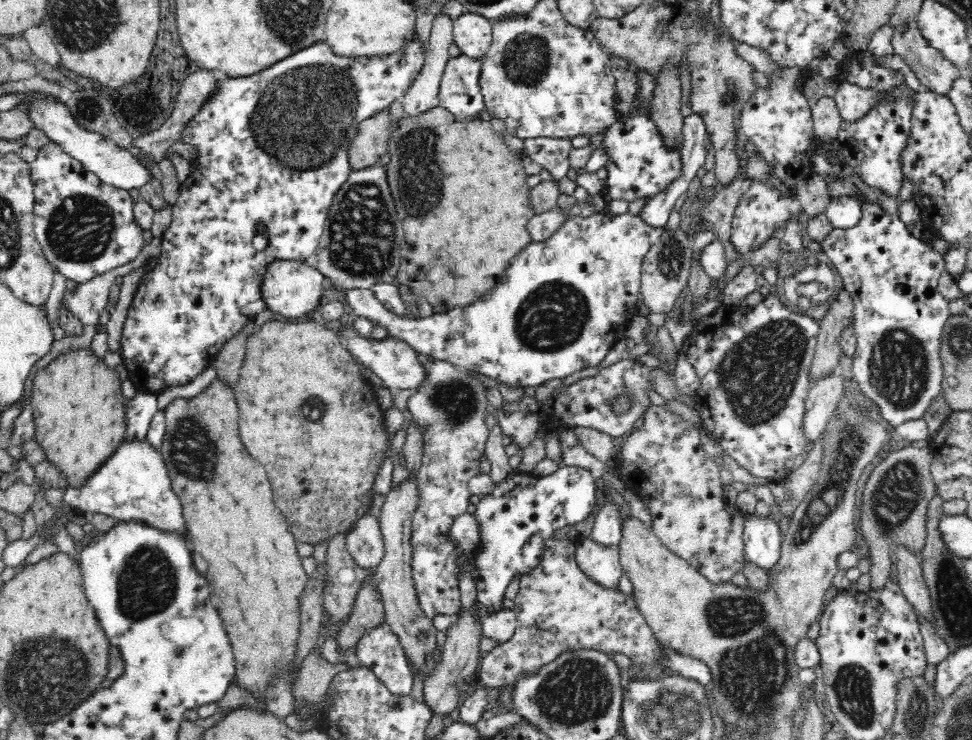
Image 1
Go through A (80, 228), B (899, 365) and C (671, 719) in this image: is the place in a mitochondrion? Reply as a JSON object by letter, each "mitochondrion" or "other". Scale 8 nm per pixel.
{"A":"mitochondrion","B":"mitochondrion","C":"mitochondrion"}

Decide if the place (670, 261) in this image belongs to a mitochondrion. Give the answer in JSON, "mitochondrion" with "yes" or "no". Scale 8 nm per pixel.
{"mitochondrion":"yes"}

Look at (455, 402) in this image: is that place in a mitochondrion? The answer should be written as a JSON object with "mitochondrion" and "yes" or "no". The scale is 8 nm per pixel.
{"mitochondrion":"yes"}

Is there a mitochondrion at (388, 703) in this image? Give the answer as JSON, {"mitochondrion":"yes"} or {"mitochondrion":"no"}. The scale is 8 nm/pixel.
{"mitochondrion":"yes"}

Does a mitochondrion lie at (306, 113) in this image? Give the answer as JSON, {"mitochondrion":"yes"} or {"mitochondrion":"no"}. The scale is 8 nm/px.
{"mitochondrion":"yes"}

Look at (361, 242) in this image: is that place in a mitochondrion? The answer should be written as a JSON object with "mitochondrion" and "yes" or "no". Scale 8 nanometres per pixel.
{"mitochondrion":"yes"}

